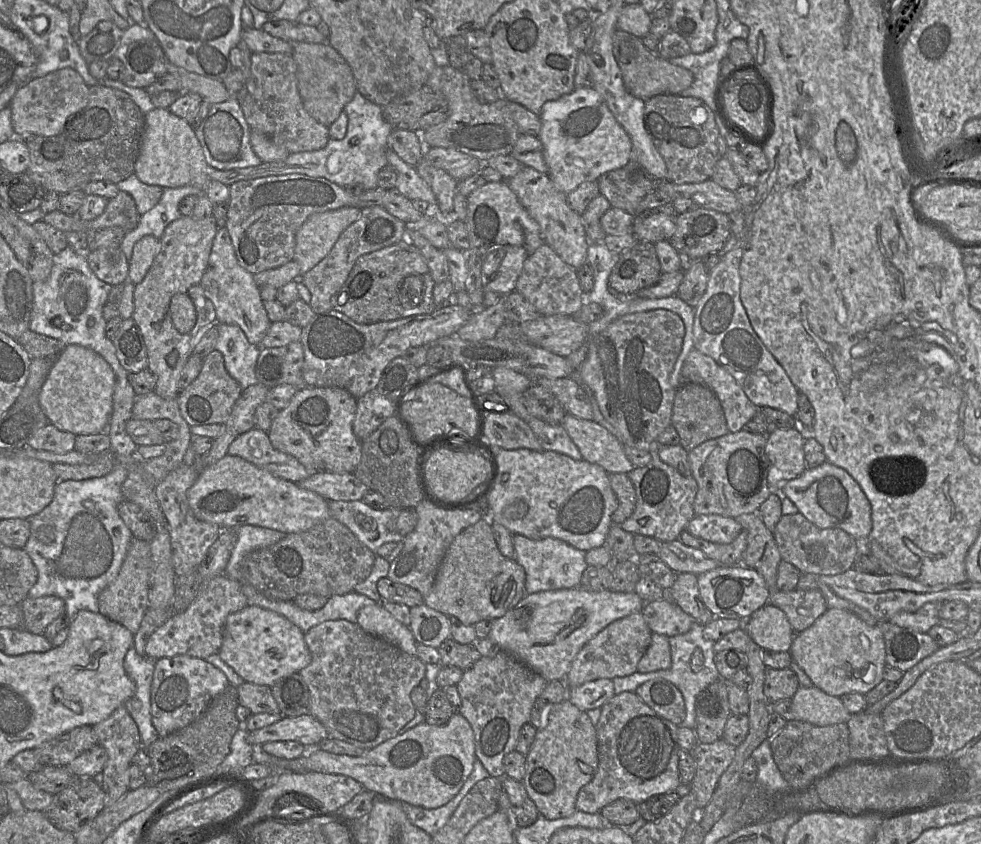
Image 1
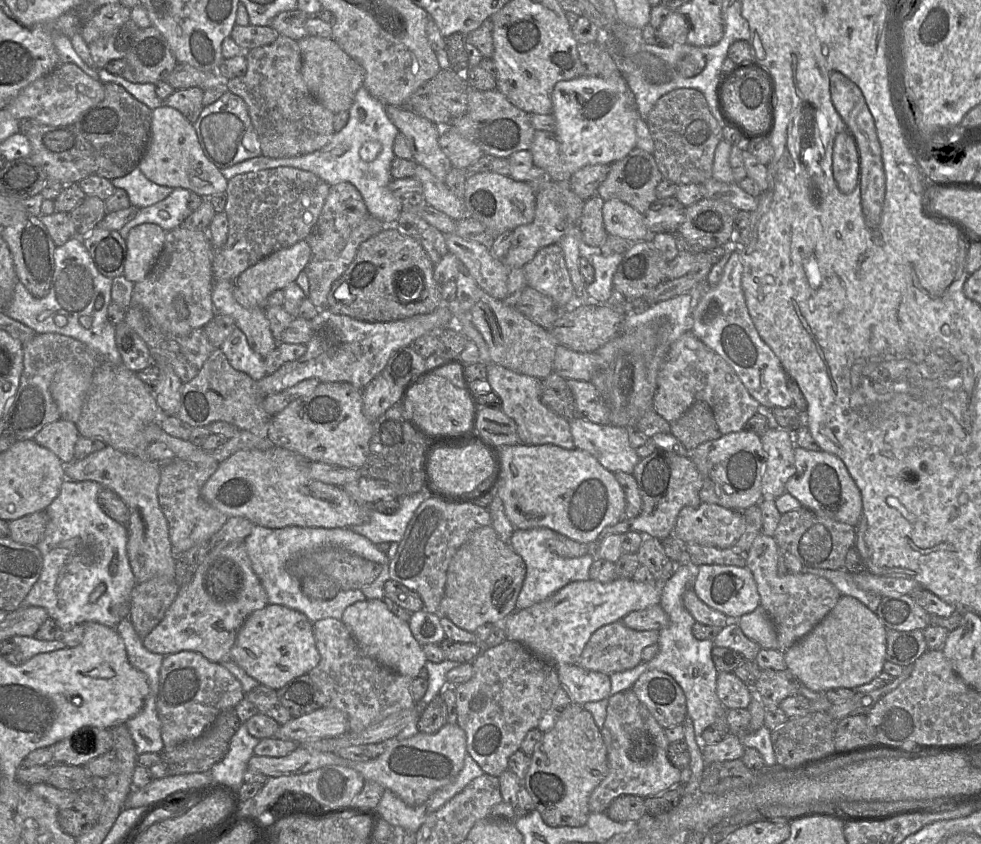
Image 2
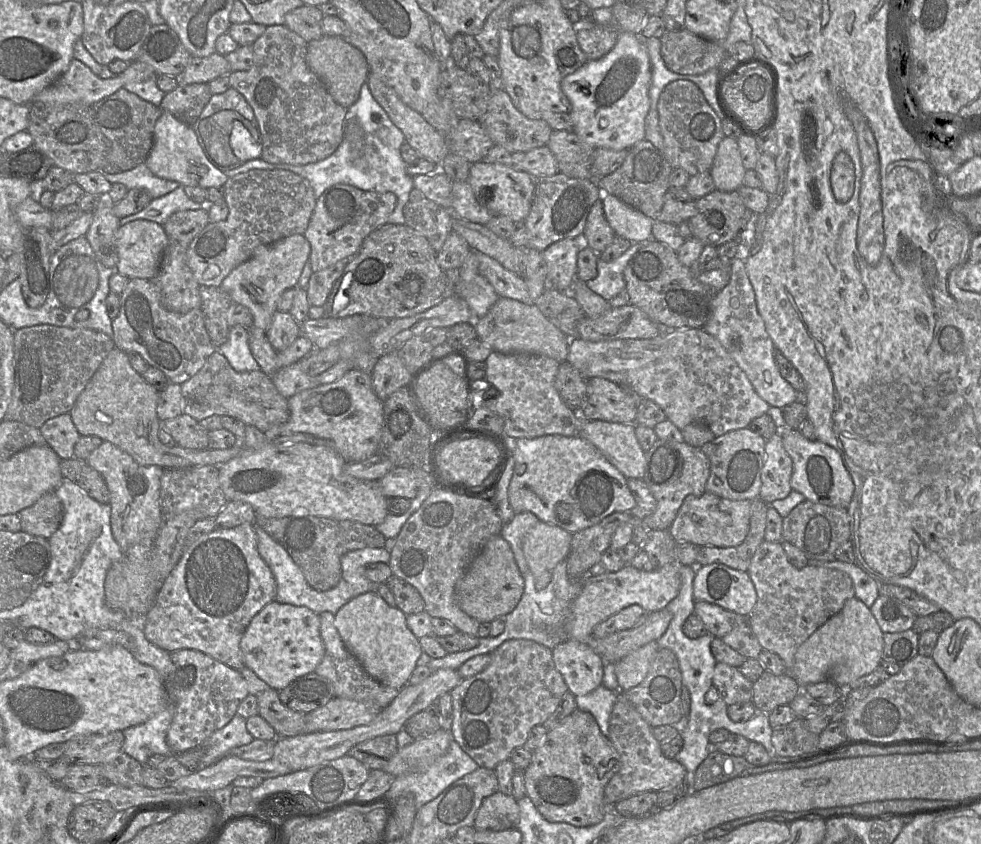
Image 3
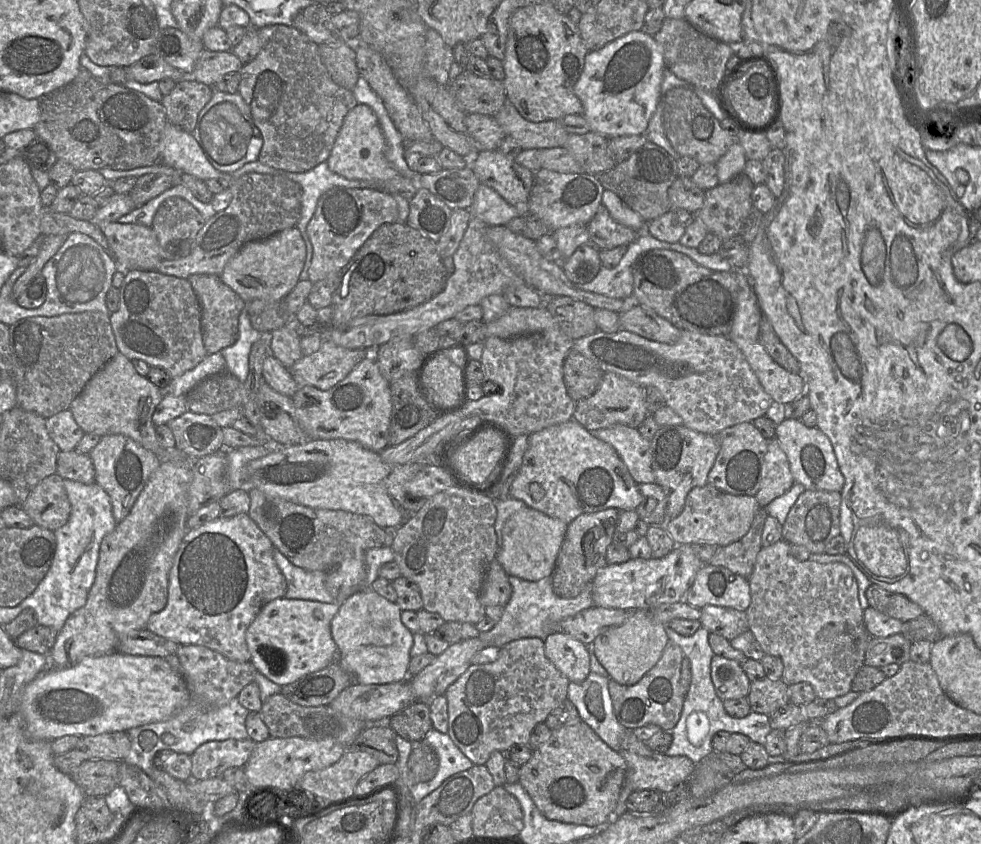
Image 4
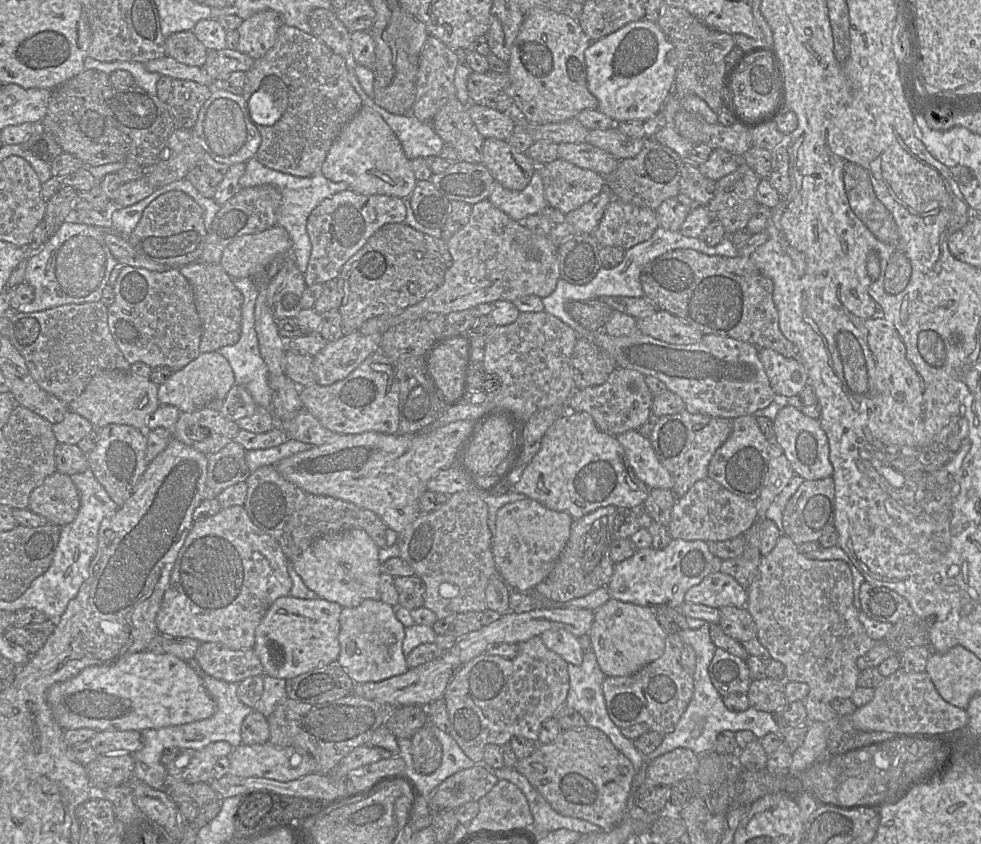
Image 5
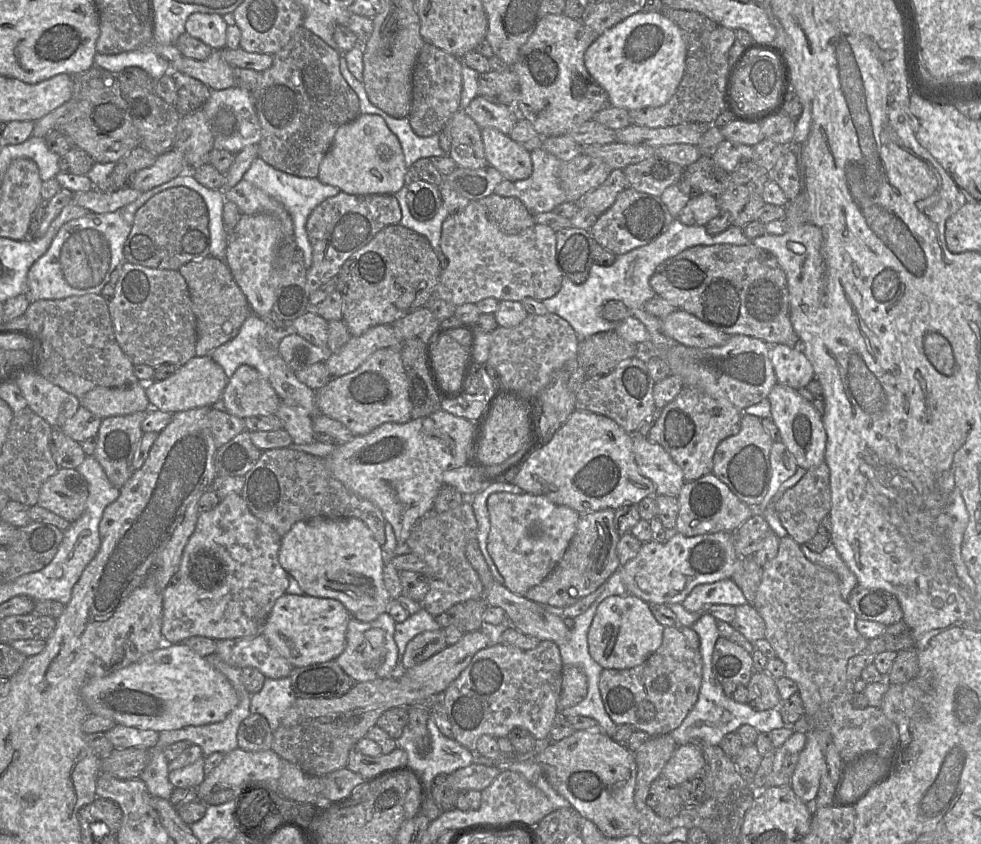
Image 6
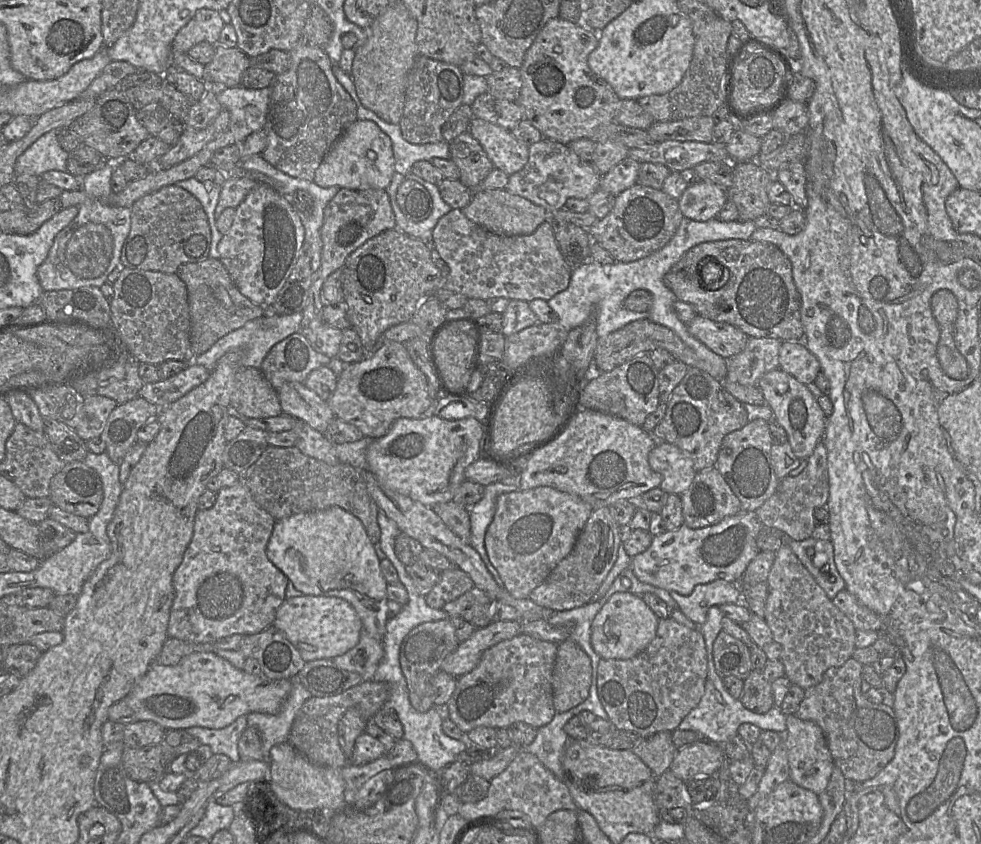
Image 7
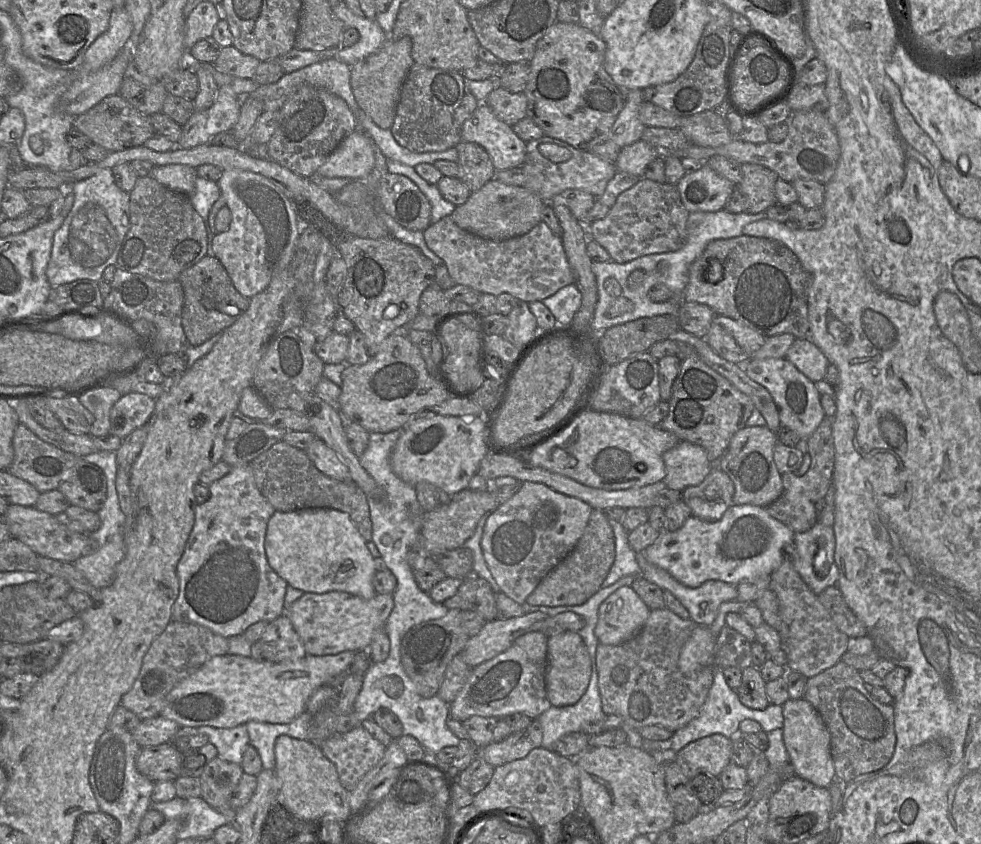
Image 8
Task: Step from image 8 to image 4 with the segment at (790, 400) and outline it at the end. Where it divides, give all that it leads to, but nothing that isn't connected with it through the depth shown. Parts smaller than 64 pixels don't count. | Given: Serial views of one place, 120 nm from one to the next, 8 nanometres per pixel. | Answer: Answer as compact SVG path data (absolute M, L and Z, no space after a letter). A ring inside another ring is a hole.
M785 419L776 426L776 438L786 454L794 481L802 484L806 490L838 491L843 489L845 478L841 473L830 439L817 427L807 427L800 419Z

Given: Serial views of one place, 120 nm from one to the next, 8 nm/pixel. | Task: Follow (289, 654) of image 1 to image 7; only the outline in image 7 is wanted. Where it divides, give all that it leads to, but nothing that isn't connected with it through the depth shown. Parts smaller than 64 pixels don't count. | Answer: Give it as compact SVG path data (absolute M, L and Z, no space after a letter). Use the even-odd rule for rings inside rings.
M302 595L286 598L279 607L273 625L298 649L305 662L333 659L359 642L363 625L353 606L341 597Z

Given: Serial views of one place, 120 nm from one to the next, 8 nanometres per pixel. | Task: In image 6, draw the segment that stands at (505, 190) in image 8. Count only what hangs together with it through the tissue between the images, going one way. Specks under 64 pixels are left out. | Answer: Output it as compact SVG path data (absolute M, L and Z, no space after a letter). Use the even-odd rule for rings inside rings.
M492 193L479 201L485 207L489 221L505 234L516 235L535 225L534 216L515 197L503 197Z

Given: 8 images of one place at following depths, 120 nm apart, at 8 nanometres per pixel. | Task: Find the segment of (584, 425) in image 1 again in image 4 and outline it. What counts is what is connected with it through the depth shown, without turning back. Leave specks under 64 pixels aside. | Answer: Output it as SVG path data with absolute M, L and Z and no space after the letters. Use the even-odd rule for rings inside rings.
M614 425L591 433L615 449L637 484L655 483L650 441L642 437L637 428Z

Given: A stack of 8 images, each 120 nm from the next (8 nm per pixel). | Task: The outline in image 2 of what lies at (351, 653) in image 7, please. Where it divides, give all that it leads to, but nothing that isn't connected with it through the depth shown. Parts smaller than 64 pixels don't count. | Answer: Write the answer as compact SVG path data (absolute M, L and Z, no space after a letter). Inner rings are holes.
M365 599L348 606L342 614L341 622L367 656L401 675L413 679L419 676L427 661L422 646L413 637L409 624L391 613L383 600Z

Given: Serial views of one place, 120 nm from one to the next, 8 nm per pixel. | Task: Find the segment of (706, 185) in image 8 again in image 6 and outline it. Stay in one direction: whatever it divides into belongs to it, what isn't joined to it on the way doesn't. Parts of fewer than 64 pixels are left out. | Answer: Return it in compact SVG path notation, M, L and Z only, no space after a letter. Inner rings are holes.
M694 193L680 212L678 219L687 226L706 226L719 212L715 196L707 193Z

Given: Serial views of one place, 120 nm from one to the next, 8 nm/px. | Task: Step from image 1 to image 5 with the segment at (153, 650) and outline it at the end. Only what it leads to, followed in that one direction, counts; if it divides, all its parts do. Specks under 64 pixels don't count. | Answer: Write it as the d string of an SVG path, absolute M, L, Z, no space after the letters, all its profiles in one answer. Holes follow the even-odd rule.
M243 505L222 508L213 516L203 520L194 521L192 528L178 553L169 584L165 590L160 609L156 616L158 632L163 635L174 637L192 638L198 640L200 643L218 643L231 650L253 649L255 643L255 631L268 608L277 598L289 595L292 587L292 580L289 577L287 570L288 562L289 560L284 555L278 542L251 521Z

